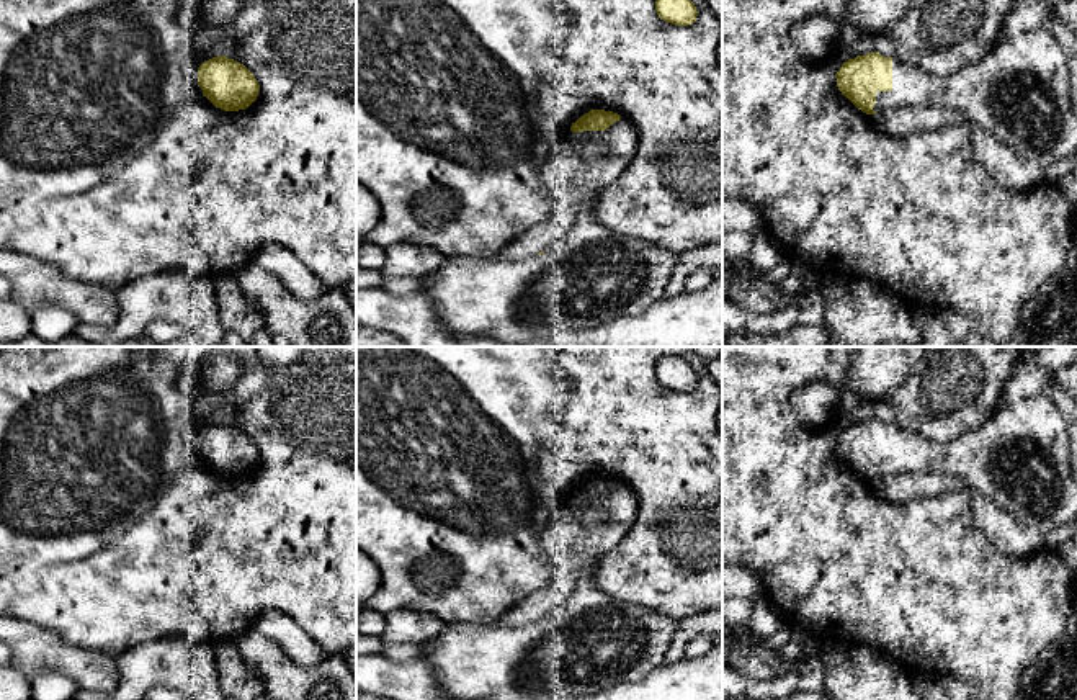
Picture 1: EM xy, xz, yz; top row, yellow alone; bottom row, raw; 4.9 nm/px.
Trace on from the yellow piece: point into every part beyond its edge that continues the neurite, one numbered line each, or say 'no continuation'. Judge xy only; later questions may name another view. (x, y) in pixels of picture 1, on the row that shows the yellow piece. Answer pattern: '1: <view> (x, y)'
no continuation

